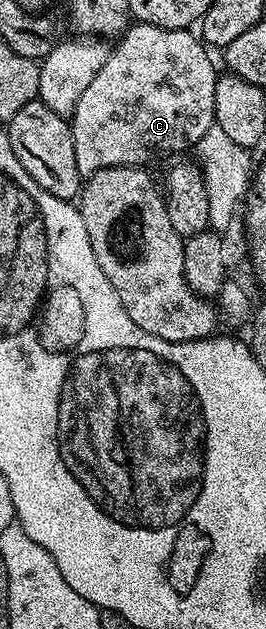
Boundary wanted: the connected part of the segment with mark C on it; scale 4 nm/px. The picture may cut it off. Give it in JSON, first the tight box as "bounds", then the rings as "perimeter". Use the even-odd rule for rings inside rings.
{"bounds":[71,22,219,176],"perimeter":[[[137,22],[116,42],[95,80],[91,80],[83,96],[79,96],[79,104],[75,104],[75,112],[71,115],[75,164],[82,176],[116,166],[148,167],[148,162],[164,154],[177,154],[188,146],[189,149],[196,147],[201,137],[215,125],[215,84],[219,70],[213,67],[204,41],[192,29],[172,30]]]}

